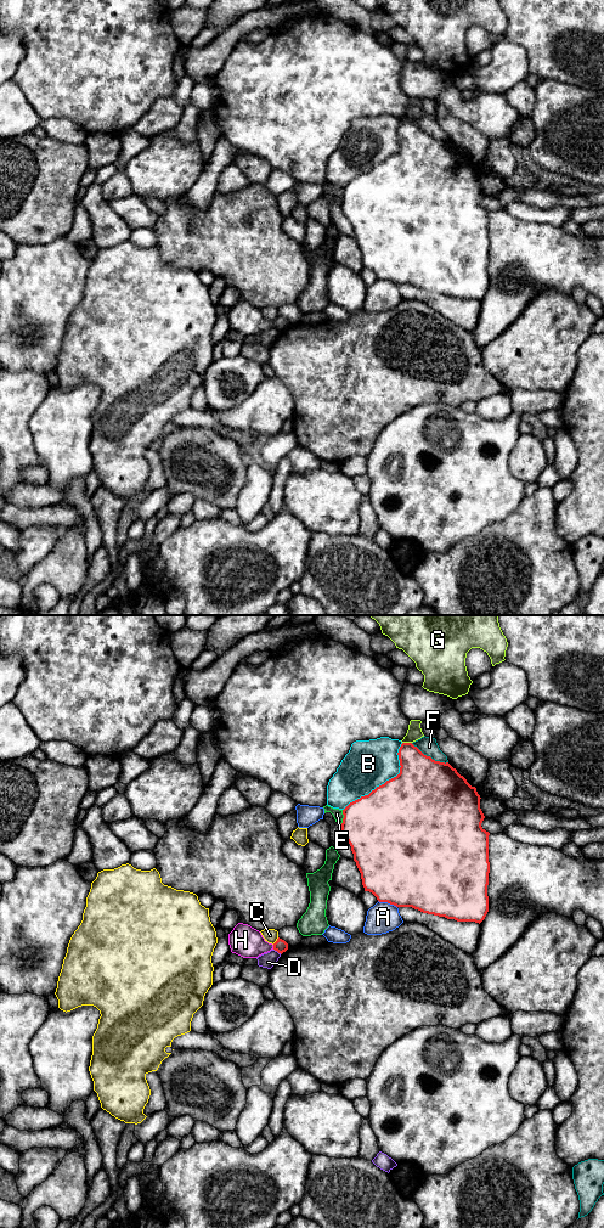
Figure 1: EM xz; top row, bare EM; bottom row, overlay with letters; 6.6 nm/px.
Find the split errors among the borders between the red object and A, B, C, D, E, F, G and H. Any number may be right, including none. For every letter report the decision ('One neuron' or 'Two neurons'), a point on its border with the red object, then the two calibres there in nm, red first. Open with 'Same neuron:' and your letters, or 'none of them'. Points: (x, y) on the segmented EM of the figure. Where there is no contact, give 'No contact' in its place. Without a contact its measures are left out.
Same neuron: none of them
A: Two neurons. Touches red at xz (388, 902). Thickness 500 nm (red) against 200 nm
B: Two neurons. Touches red at xz (387, 781). Thickness 500 nm (red) against 320 nm
C: Two neurons. Touches red at xz (276, 941). Thickness 90 nm (red) against 90 nm
D: Two neurons. Touches red at xz (277, 951). Thickness 90 nm (red) against 100 nm
E: Two neurons. Touches red at xz (343, 818). Thickness 460 nm (red) against 70 nm
F: Two neurons. Touches red at xz (429, 756). Thickness 460 nm (red) against 120 nm
G: Two neurons. Touches red at xz (407, 743). Thickness 300 nm (red) against 100 nm
H: Two neurons. Touches red at xz (274, 947). Thickness 90 nm (red) against 200 nm

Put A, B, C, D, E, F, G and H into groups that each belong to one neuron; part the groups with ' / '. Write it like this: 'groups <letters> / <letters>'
groups A / B / C / D / E / F / G / H

